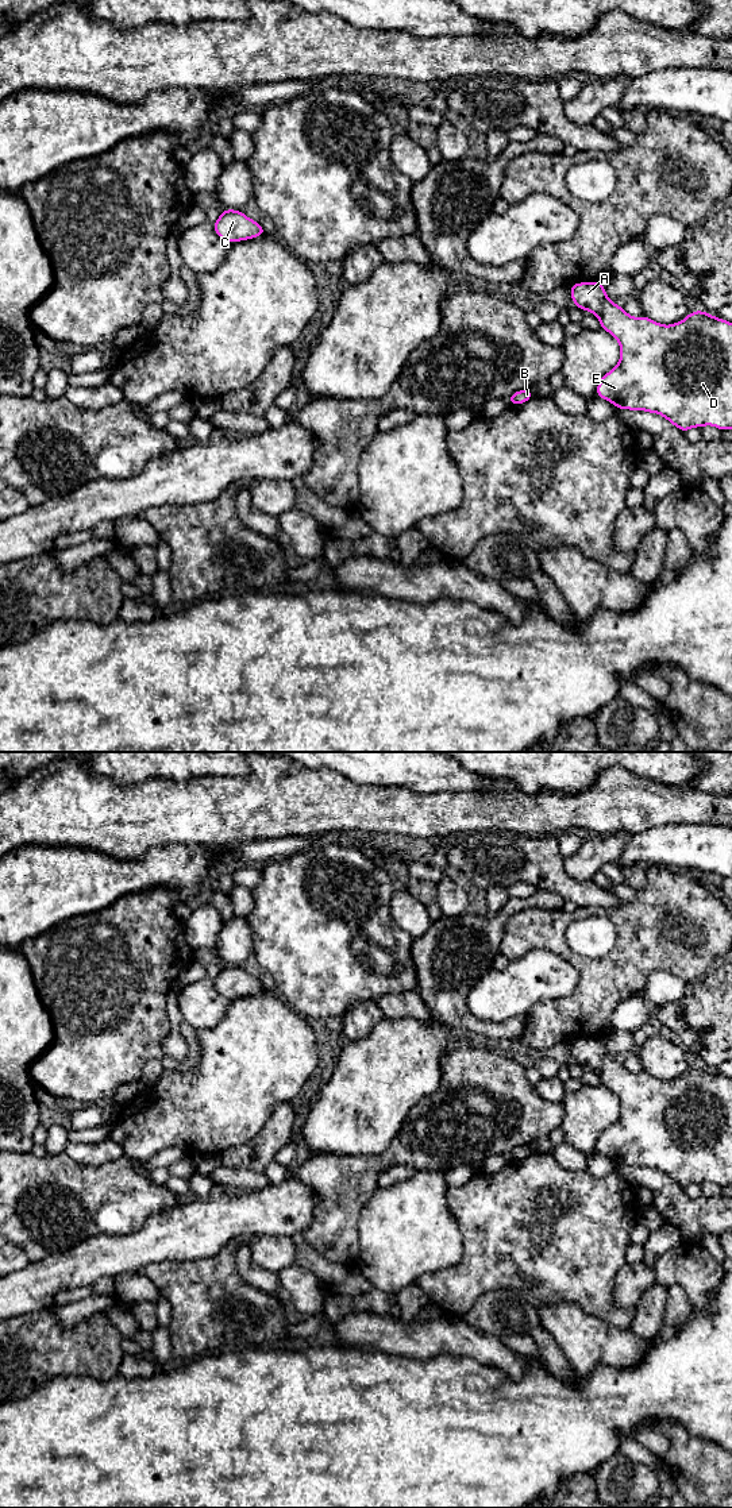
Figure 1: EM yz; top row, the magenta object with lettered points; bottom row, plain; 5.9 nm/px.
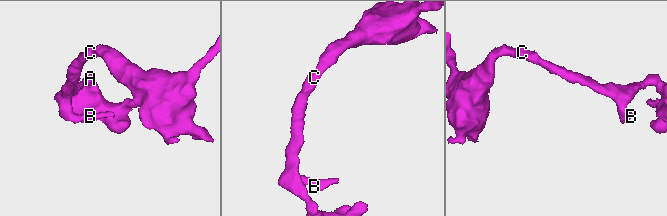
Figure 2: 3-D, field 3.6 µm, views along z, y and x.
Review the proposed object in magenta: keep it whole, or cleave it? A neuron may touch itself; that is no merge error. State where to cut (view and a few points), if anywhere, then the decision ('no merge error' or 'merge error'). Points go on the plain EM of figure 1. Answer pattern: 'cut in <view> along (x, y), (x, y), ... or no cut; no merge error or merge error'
no cut; no merge error

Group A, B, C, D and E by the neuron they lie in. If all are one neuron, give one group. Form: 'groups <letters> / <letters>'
groups A B C D E

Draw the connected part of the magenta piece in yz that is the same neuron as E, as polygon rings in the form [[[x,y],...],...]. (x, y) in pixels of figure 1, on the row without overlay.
[[[577,1038],[570,1042],[574,1062],[590,1068],[598,1073],[602,1087],[609,1088],[620,1100],[620,1116],[602,1131],[596,1152],[609,1157],[616,1165],[644,1166],[663,1172],[683,1189],[690,1184],[712,1181],[721,1188],[732,1185],[732,1079],[713,1073],[704,1067],[689,1071],[671,1081],[656,1079],[640,1072],[632,1073],[624,1065],[612,1058],[602,1038]]]

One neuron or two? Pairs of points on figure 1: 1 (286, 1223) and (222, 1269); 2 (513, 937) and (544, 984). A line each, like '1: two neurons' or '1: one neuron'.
1: two neurons
2: two neurons

